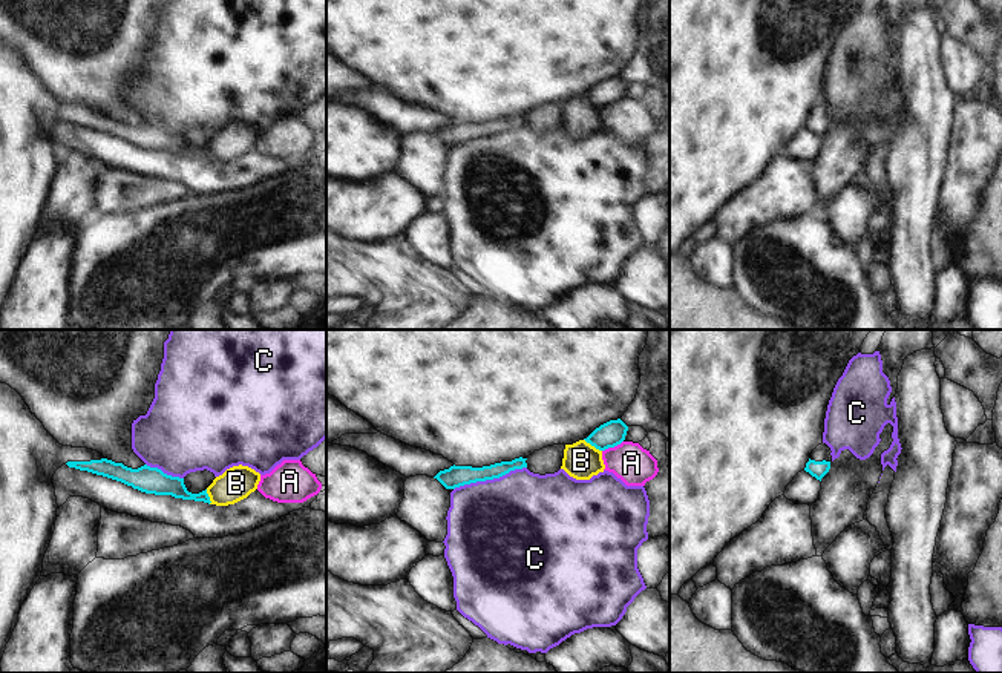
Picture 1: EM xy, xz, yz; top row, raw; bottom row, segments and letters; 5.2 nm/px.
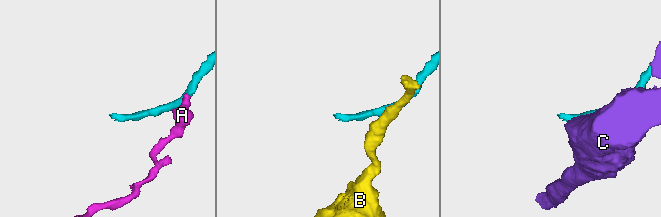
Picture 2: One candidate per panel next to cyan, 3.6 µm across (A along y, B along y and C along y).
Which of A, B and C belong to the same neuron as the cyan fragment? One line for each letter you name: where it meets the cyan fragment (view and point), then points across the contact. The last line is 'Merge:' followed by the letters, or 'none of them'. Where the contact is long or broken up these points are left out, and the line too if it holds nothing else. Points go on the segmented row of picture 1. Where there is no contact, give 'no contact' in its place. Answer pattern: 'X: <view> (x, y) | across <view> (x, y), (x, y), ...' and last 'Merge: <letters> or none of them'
Merge: none of them

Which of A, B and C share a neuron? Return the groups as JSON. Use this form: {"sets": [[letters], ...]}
{"sets": [["A"], ["B"], ["C"]]}

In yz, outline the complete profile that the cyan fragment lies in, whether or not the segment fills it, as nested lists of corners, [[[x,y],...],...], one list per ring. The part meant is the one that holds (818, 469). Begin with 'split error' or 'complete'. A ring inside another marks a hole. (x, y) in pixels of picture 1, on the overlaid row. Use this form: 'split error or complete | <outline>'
split error | [[[826,443],[818,445],[812,454],[809,461],[806,463],[804,471],[809,472],[812,477],[821,481],[821,478],[829,472],[830,469],[830,448]]]

